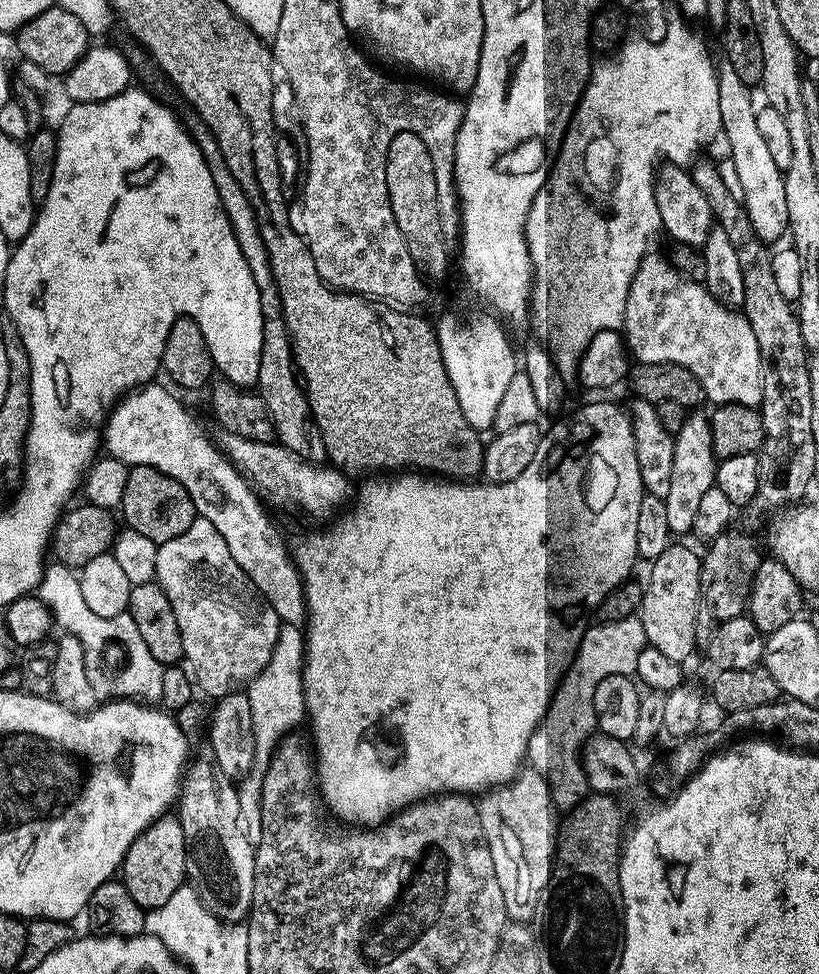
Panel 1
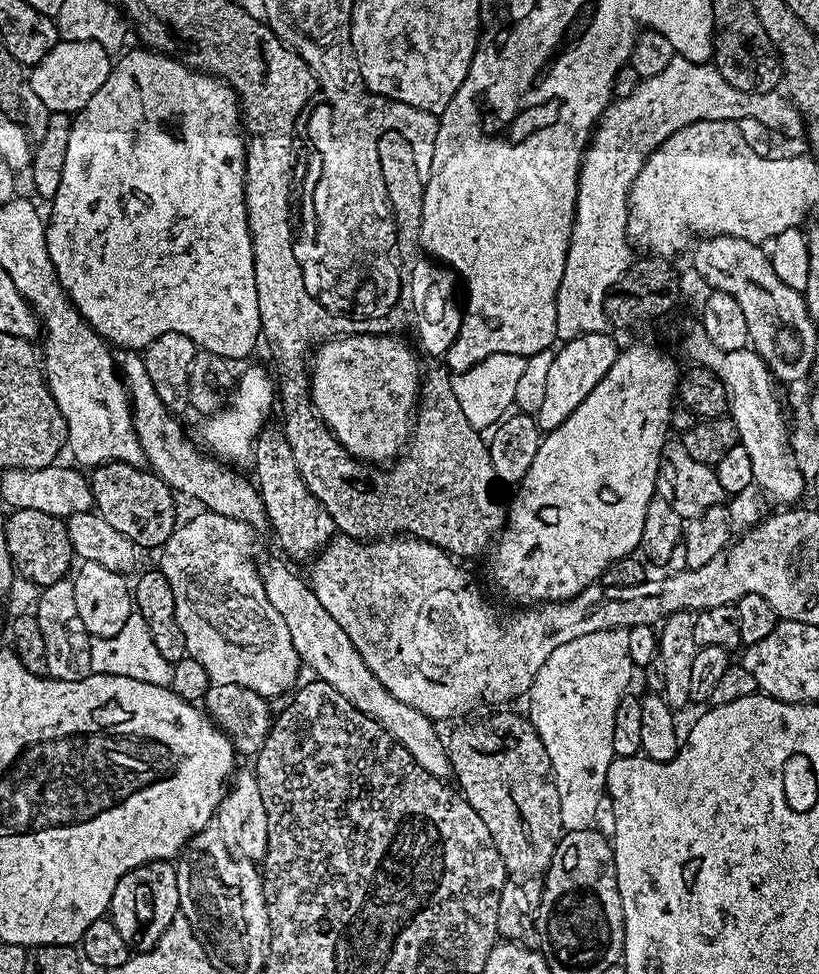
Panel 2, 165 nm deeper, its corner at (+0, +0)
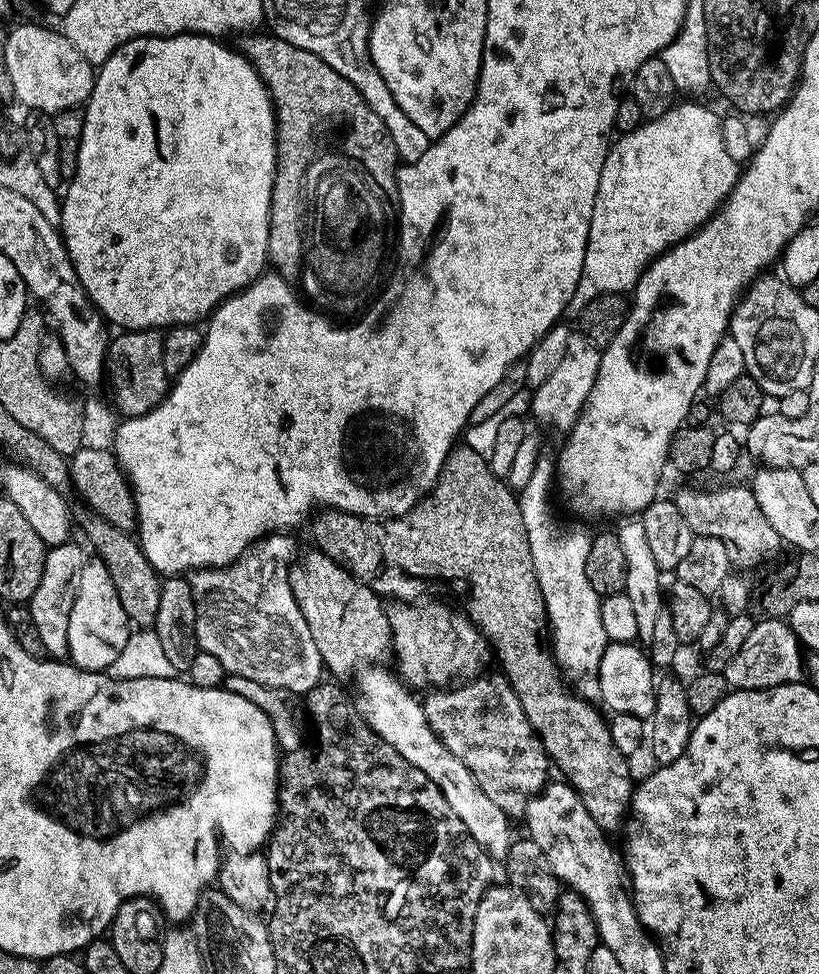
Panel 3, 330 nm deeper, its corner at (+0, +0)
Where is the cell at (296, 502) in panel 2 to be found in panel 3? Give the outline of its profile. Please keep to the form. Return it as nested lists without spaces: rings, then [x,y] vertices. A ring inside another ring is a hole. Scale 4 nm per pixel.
[[[319,550],[311,551],[293,563],[288,577],[298,610],[302,610],[302,618],[306,618],[310,634],[314,634],[314,646],[318,646],[325,669],[336,676],[351,677],[365,666],[380,666],[391,661],[392,631],[385,601],[370,590],[370,586],[334,562],[334,558]]]

